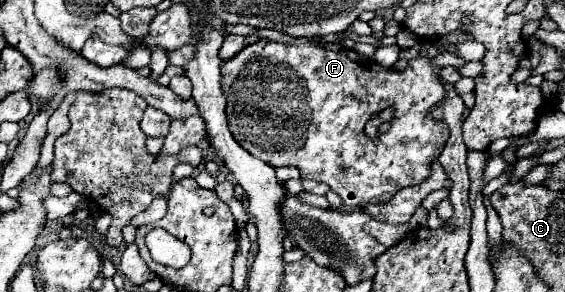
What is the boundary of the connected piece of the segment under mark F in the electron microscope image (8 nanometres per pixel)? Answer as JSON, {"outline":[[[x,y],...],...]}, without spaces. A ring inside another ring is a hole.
{"outline":[[[300,38],[296,44],[290,42],[272,42],[272,40],[258,40],[250,46],[246,46],[240,54],[236,54],[236,58],[228,60],[222,64],[224,70],[224,94],[228,98],[228,106],[226,106],[226,114],[228,114],[228,126],[232,128],[232,134],[236,138],[236,142],[240,142],[240,146],[244,146],[252,156],[256,158],[264,158],[264,162],[268,162],[270,166],[296,166],[300,170],[300,174],[304,178],[316,180],[316,182],[324,182],[328,184],[344,202],[344,206],[348,208],[356,208],[356,206],[364,206],[368,202],[386,202],[390,200],[400,188],[408,186],[408,184],[416,184],[422,182],[428,176],[430,164],[438,158],[440,150],[444,148],[444,142],[448,140],[448,126],[442,120],[432,120],[428,118],[428,108],[434,106],[436,102],[440,102],[444,98],[444,84],[440,80],[440,66],[434,64],[432,58],[428,56],[416,56],[414,60],[408,62],[408,68],[404,72],[396,72],[396,70],[388,70],[384,66],[380,66],[378,62],[374,64],[370,58],[364,58],[362,54],[358,54],[356,50],[348,50],[342,44],[318,44],[318,42],[310,42],[306,38]],[[386,104],[406,104],[404,106],[396,106],[396,114],[392,120],[392,128],[390,132],[380,134],[378,138],[370,140],[364,134],[364,124],[370,120],[370,116],[378,110],[382,110]]]}

